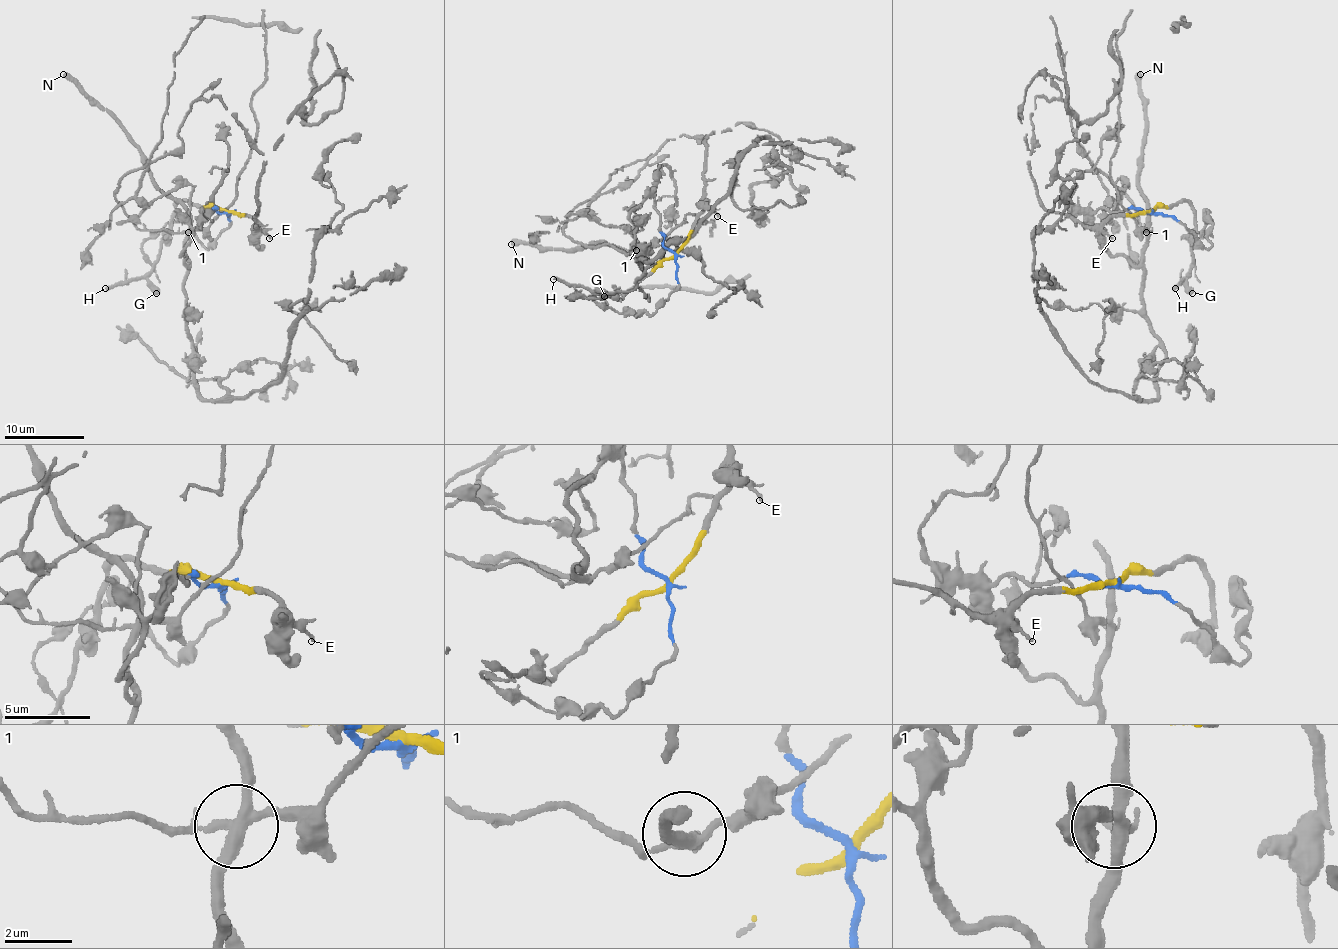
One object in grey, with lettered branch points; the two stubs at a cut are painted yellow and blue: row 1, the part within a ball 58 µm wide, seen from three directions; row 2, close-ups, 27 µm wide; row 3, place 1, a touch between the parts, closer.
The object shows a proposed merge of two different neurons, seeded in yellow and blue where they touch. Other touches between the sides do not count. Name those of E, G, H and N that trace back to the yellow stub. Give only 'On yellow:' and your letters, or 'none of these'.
On yellow: E, G, H

